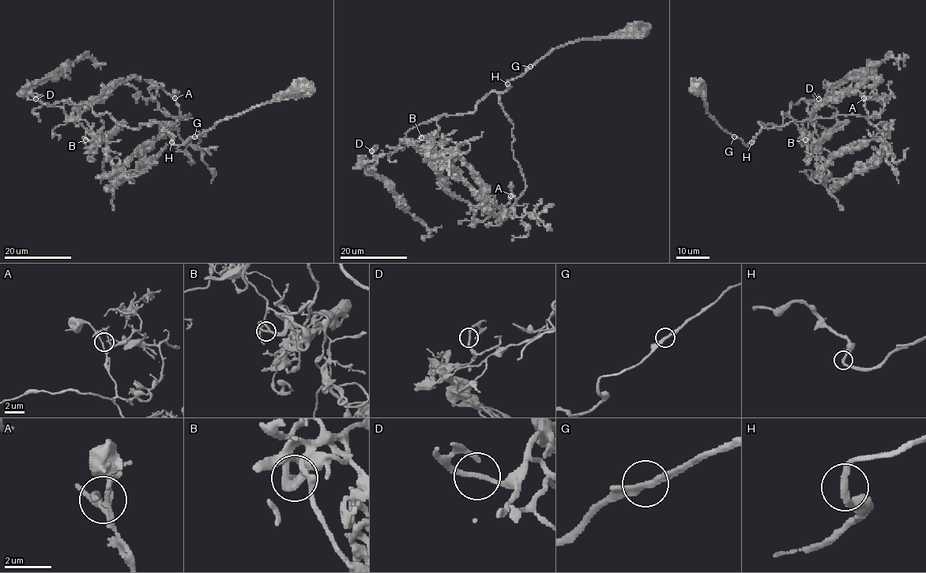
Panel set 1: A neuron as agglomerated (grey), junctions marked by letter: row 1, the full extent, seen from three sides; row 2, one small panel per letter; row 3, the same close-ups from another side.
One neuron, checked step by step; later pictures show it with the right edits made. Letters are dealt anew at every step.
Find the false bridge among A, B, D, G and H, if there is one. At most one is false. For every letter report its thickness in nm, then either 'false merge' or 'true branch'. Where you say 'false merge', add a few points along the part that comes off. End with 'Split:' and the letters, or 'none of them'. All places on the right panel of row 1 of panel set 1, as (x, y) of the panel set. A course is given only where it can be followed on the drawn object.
A: calibre 160 nm; true branch
B: calibre 280 nm; true branch
D: calibre 190 nm; true branch
G: calibre 240 nm; true branch
H: calibre 240 nm; true branch
Split: none of them

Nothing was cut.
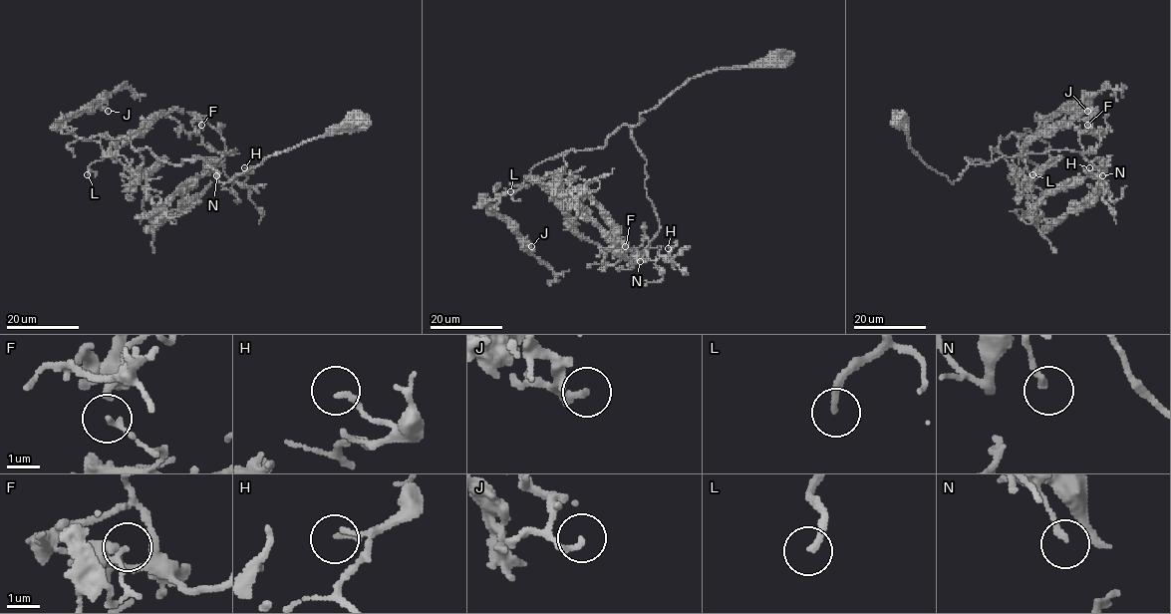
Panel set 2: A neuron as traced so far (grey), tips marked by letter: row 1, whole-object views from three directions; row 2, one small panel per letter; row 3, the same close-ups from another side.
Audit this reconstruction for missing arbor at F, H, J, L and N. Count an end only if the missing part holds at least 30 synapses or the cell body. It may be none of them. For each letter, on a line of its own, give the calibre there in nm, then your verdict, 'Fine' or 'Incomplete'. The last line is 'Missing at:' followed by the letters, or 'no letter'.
F: Thickness 100 nm. Fine
H: Thickness 180 nm. Fine
J: Thickness 200 nm. Fine
L: Thickness 200 nm. Incomplete
N: Thickness 160 nm. Fine
Missing at: L

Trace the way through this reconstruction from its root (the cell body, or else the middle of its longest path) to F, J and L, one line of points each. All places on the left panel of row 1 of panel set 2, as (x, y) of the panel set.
F: (351, 123), (228, 181), (218, 181), (207, 164), (236, 150), (210, 151), (201, 125)
J: (351, 123), (218, 181), (201, 158), (169, 163), (61, 123), (108, 111)
L: (351, 123), (228, 181), (218, 181), (201, 158), (169, 163), (106, 134), (100, 141), (104, 158), (87, 174)

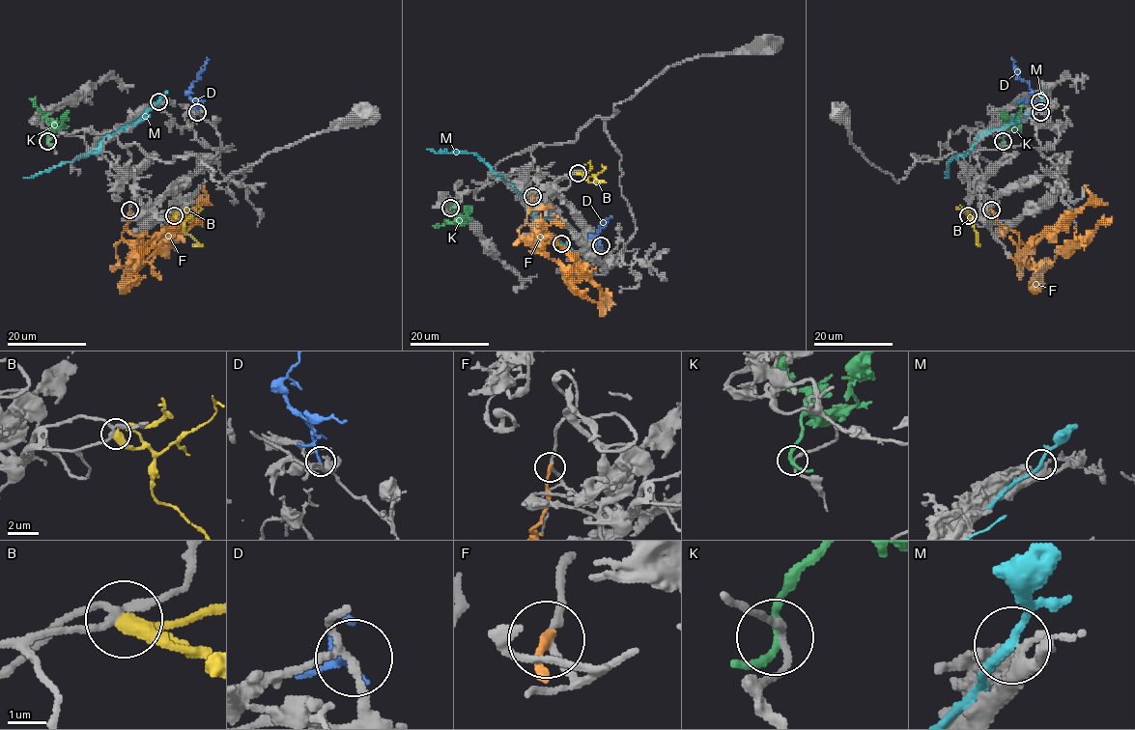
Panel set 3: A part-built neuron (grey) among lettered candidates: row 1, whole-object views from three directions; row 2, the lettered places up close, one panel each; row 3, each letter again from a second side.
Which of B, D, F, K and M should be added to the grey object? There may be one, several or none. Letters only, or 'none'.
D

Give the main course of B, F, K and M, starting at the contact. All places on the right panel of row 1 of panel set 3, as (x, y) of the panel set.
B: (968, 215), (979, 244)
F: (991, 210), (1001, 226), (1018, 235), (1019, 257), (1037, 271), (1046, 268), (1059, 253), (1081, 244), (1112, 217)
K: (1003, 140), (1017, 121), (1021, 98)
M: (1039, 102), (1020, 120), (982, 133), (969, 153), (955, 155), (949, 161), (948, 176), (944, 178)

